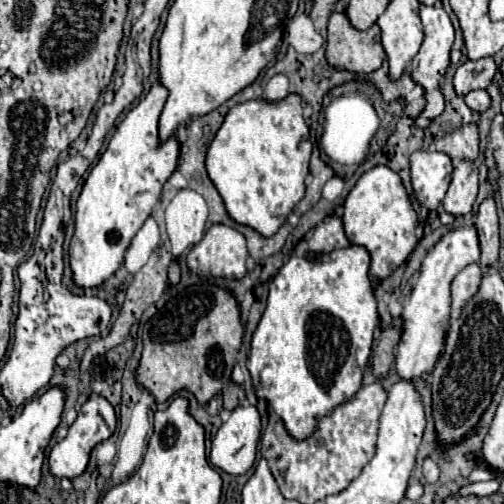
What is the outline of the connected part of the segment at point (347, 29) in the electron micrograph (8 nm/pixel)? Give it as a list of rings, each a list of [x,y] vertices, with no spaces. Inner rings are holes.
[[[331,14],[327,34],[329,64],[359,74],[371,74],[381,68],[383,58],[385,50],[381,46],[381,30],[377,24],[361,32],[351,26],[345,14]]]

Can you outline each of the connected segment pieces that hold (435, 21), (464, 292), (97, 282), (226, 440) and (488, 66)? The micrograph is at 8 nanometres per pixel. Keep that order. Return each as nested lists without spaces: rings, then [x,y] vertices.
[[[421,4],[421,22],[423,22],[423,28],[425,28],[425,40],[417,52],[417,56],[413,58],[413,66],[411,66],[411,76],[417,84],[421,84],[425,88],[425,98],[427,98],[427,106],[423,110],[423,114],[415,120],[415,124],[419,128],[425,128],[429,126],[429,122],[433,118],[437,118],[443,108],[445,108],[445,102],[443,102],[443,94],[439,90],[439,80],[443,78],[447,66],[449,66],[449,52],[451,52],[451,46],[453,46],[453,40],[455,40],[455,28],[451,24],[451,18],[449,14],[441,8],[441,6],[425,6]]]
[[[469,264],[467,268],[463,268],[453,284],[451,284],[451,298],[453,298],[453,304],[451,304],[451,316],[459,316],[461,308],[467,304],[469,298],[473,298],[479,290],[479,284],[481,284],[481,268],[479,264]]]
[[[159,82],[153,84],[149,94],[117,126],[107,150],[83,184],[75,208],[75,234],[69,244],[71,280],[79,288],[101,286],[117,272],[133,236],[151,216],[165,182],[177,168],[177,140],[171,138],[159,144],[157,136],[157,122],[165,100],[167,90]]]
[[[237,406],[213,438],[209,460],[227,474],[245,474],[257,454],[261,416],[255,406]]]
[[[487,56],[487,58],[481,58],[481,60],[465,60],[457,68],[455,78],[453,78],[455,92],[467,94],[475,88],[487,88],[493,80],[495,70],[497,70],[497,66],[495,66],[493,56]]]

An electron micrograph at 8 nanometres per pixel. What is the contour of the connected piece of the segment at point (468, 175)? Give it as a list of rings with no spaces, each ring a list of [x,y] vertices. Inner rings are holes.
[[[463,160],[455,166],[451,186],[443,198],[443,208],[453,216],[469,214],[477,198],[479,170],[471,160]]]

